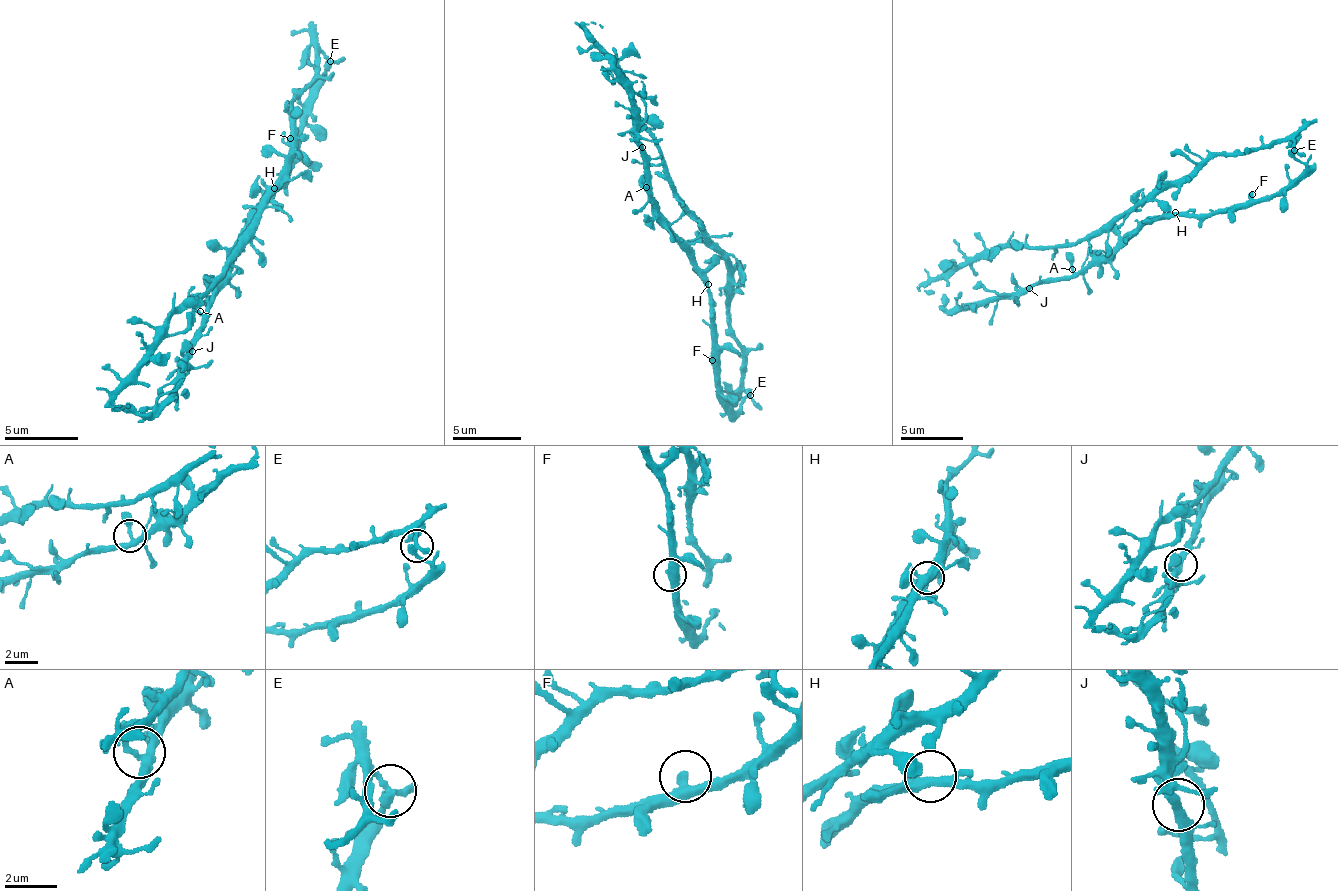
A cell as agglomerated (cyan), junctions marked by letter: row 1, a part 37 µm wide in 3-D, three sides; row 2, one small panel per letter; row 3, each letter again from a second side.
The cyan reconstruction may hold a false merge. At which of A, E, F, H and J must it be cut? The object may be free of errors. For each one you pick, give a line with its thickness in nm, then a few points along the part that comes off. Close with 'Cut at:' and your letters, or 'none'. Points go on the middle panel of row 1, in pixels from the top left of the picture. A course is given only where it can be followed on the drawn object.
Cut at: none

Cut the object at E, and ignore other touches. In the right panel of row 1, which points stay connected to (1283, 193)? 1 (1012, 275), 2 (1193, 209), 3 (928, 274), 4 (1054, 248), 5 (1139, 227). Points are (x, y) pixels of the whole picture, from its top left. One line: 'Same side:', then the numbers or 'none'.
Same side: 1, 2, 5

